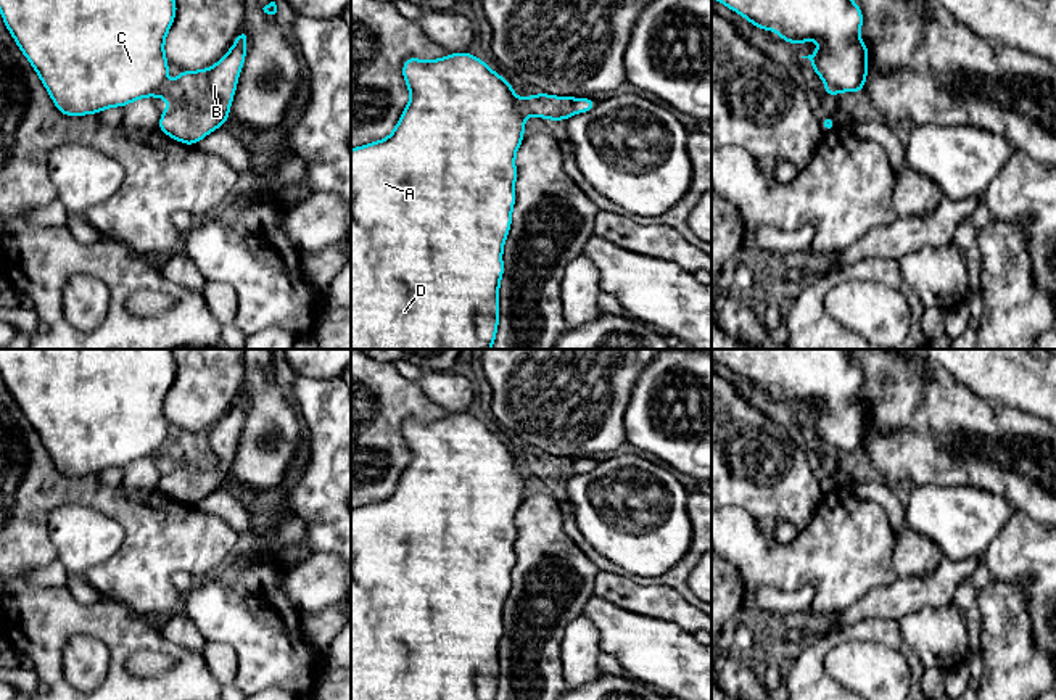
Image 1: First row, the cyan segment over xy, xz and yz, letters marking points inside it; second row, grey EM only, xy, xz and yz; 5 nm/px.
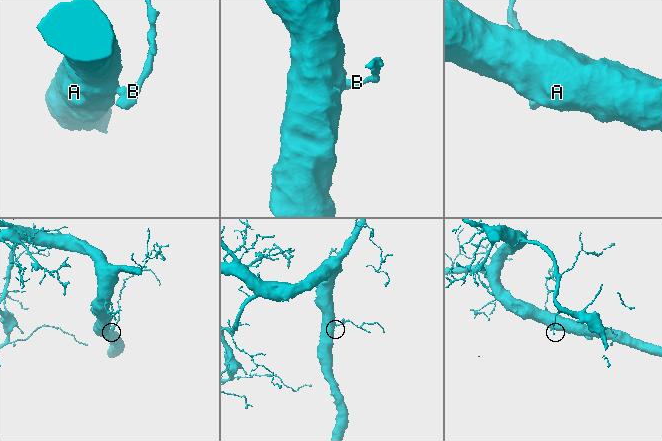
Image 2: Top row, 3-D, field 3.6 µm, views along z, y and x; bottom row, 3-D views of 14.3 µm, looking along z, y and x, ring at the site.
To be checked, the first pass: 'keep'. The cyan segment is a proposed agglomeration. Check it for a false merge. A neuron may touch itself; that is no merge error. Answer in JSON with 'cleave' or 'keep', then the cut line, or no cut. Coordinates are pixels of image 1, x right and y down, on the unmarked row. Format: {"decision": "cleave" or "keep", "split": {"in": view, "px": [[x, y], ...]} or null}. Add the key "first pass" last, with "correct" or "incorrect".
{"decision": "cleave", "split": {"in": "xy", "px": [[164, 446], [160, 456]]}, "first pass": "incorrect"}

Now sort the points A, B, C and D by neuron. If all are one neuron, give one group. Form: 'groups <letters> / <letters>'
groups A C D / B

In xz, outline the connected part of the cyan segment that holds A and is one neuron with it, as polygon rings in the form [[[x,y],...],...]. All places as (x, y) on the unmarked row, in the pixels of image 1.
[[[468,412],[430,422],[409,417],[402,423],[402,438],[410,451],[410,462],[393,494],[351,510],[351,700],[496,700],[499,644],[504,636],[502,608],[512,587],[515,513],[525,500],[526,471],[509,441]]]

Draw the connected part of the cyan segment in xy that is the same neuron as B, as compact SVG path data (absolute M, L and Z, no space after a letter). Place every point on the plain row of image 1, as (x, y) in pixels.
M241 389L229 410L212 428L180 431L175 441L163 447L161 459L169 460L158 483L158 489L180 504L195 507L203 497L227 484L240 431L245 425L248 389Z

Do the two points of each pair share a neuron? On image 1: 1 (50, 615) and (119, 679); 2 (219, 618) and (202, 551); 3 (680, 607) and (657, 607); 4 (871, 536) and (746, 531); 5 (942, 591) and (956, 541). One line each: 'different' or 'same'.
1: same
2: different
3: same
4: same
5: different

